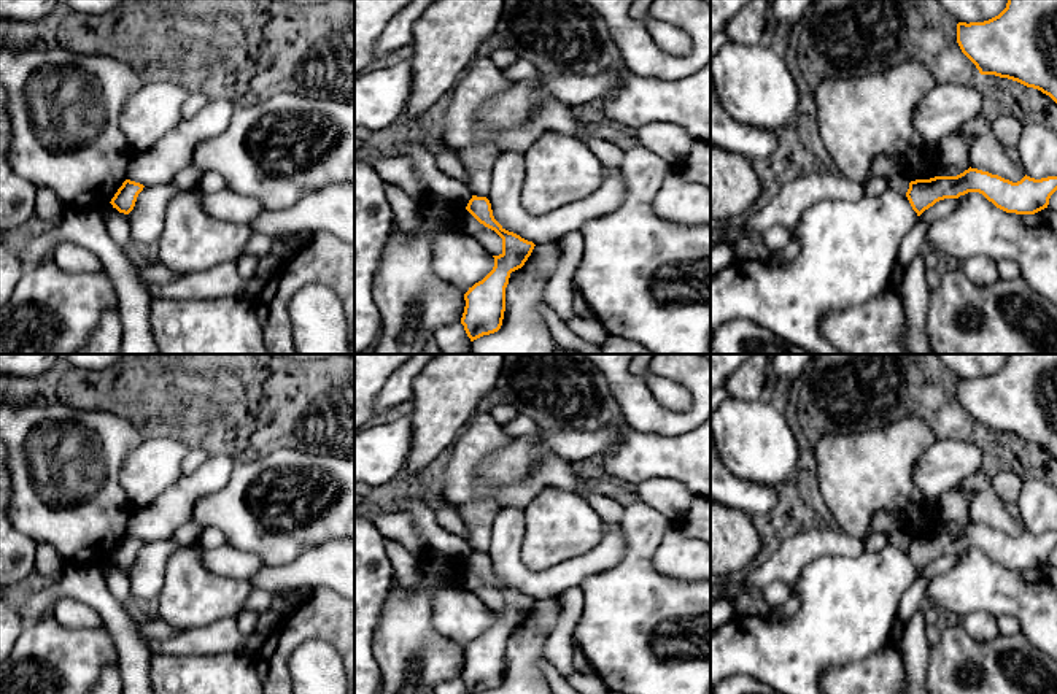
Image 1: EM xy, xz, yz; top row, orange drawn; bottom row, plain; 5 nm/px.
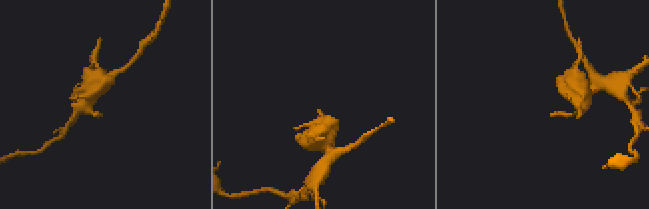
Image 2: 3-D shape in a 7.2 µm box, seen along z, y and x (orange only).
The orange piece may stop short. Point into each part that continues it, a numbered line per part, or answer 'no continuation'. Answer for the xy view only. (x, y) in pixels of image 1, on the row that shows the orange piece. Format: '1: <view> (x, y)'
no continuation

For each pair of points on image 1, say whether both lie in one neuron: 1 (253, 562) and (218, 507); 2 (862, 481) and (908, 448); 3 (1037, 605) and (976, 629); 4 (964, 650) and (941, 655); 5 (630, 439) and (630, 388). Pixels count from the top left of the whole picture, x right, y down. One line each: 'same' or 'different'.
1: different
2: same
3: different
4: same
5: different

